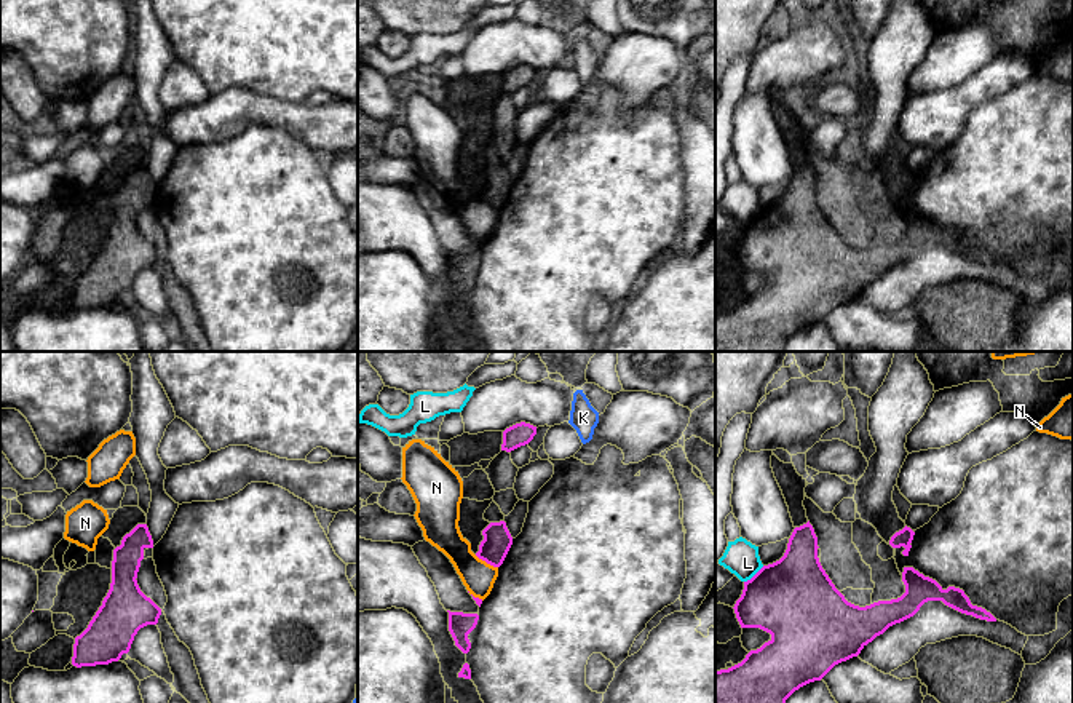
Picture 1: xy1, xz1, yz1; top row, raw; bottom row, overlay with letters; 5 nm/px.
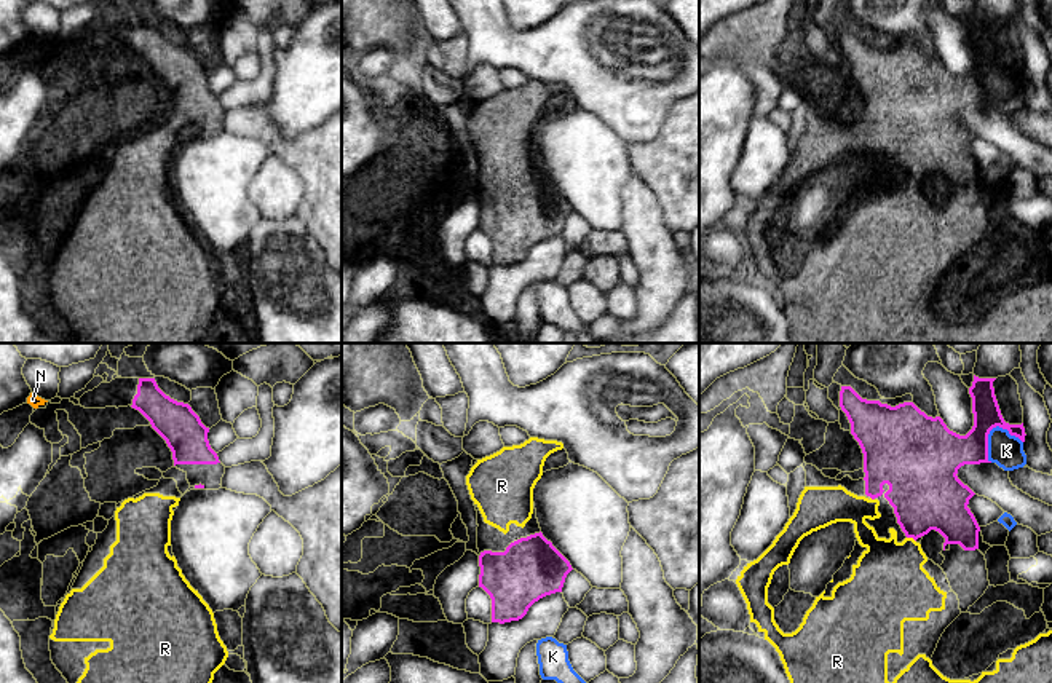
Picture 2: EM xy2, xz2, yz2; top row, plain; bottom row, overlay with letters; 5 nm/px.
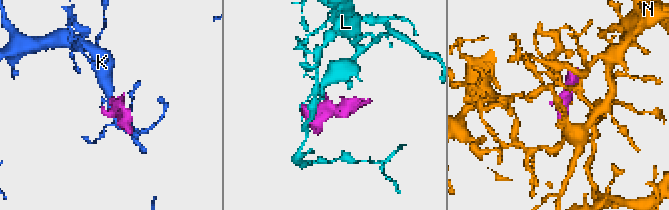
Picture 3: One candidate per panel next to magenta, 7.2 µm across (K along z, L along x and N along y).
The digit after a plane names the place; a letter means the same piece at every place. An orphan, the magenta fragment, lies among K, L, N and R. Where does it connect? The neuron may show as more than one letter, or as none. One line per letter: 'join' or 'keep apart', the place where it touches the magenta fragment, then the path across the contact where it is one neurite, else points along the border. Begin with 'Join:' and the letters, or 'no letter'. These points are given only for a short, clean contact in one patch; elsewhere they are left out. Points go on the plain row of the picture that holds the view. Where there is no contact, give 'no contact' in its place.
Join: R
K: keep apart; meets magenta in yz2 at (992, 71); border along yz2 (1022, 85), (1006, 72), (995, 69), (988, 77), (987, 102)
L: keep apart; meets magenta in yz1 at (756, 216); border along yz1 (764, 208), (744, 224)
N: keep apart; meets magenta in xz1 at (486, 203); border along xz1 (475, 197), (497, 210)
R: join; meets magenta in yz2 at (912, 179); runs through yz2 (925, 133), (912, 179), (907, 200), (889, 222)

